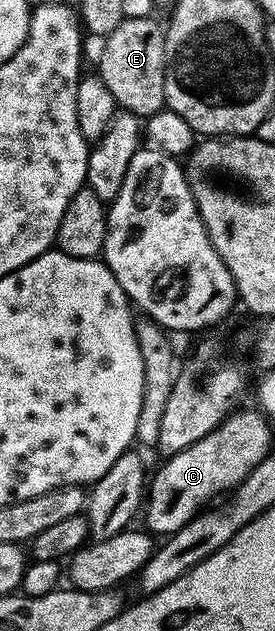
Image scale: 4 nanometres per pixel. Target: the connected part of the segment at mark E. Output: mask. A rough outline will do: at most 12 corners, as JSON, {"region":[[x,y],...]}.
{"region":[[125,18],[103,39],[98,77],[117,107],[165,109],[164,31]]}

